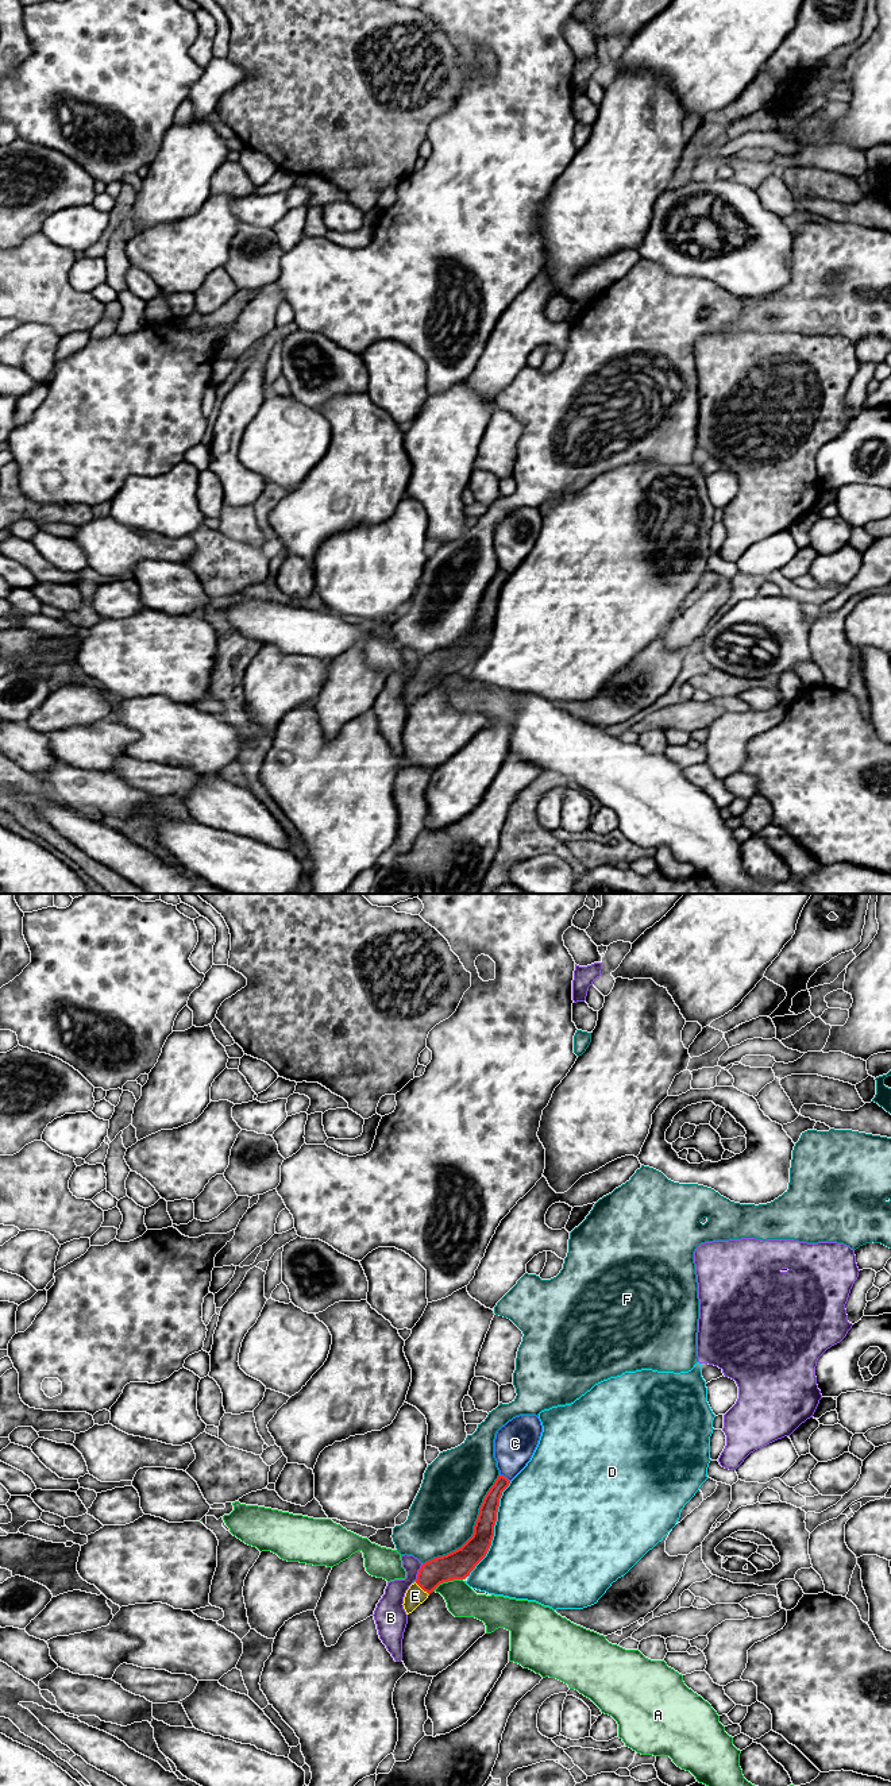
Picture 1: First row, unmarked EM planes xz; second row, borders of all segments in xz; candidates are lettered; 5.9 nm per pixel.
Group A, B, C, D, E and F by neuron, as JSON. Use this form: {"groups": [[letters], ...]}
{"groups": [["A"], ["B"], ["C"], ["D"], ["E"], ["F"]]}

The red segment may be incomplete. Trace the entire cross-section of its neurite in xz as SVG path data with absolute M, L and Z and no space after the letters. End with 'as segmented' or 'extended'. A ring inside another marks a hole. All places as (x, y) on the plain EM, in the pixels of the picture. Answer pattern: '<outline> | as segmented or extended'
M498 568L479 601L472 629L458 643L423 656L417 672L404 690L406 707L412 706L443 675L464 672L486 649L494 629L494 618L502 585L510 574Z | extended

